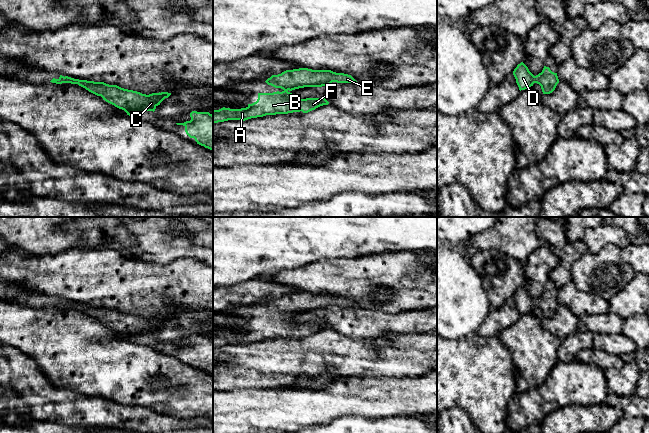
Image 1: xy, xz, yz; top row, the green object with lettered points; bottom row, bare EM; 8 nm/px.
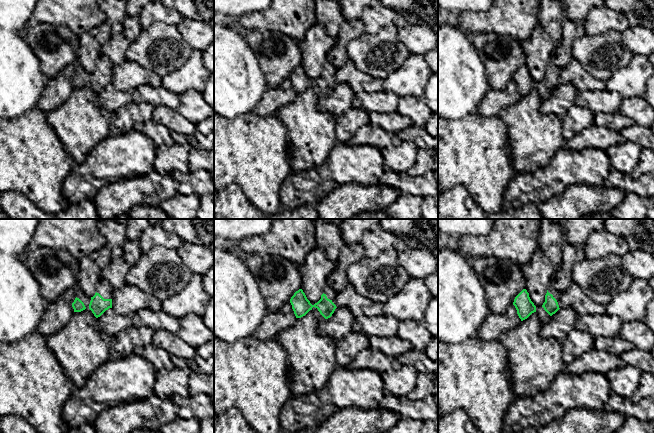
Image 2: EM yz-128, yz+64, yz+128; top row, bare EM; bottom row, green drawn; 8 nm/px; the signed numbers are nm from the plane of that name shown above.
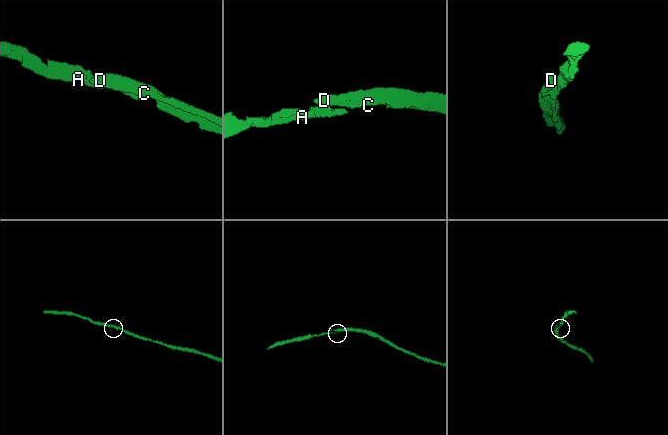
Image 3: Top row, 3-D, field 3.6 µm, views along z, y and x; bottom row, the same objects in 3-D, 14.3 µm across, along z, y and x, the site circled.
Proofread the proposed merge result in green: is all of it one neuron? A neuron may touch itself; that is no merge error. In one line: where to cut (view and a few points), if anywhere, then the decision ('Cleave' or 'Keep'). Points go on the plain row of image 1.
No split. Keep

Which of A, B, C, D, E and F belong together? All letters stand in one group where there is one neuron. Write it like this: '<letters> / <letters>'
A B C D E F

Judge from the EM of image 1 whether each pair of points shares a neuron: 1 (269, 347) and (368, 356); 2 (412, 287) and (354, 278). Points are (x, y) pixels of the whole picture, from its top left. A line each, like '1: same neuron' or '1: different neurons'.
1: same neuron
2: same neuron

